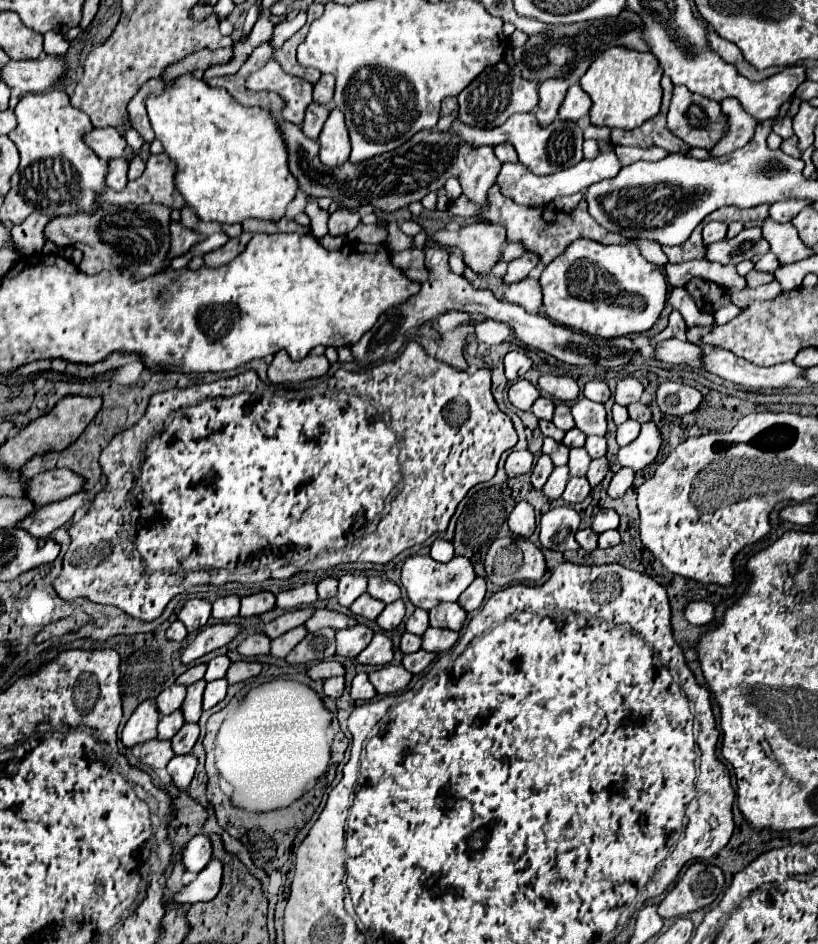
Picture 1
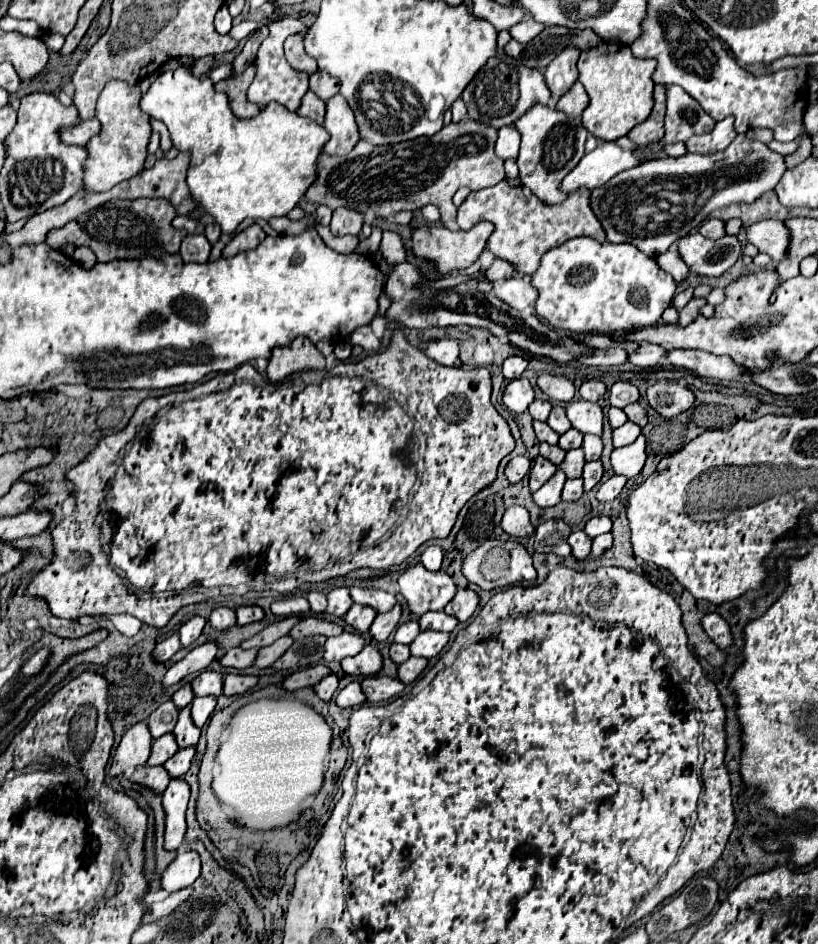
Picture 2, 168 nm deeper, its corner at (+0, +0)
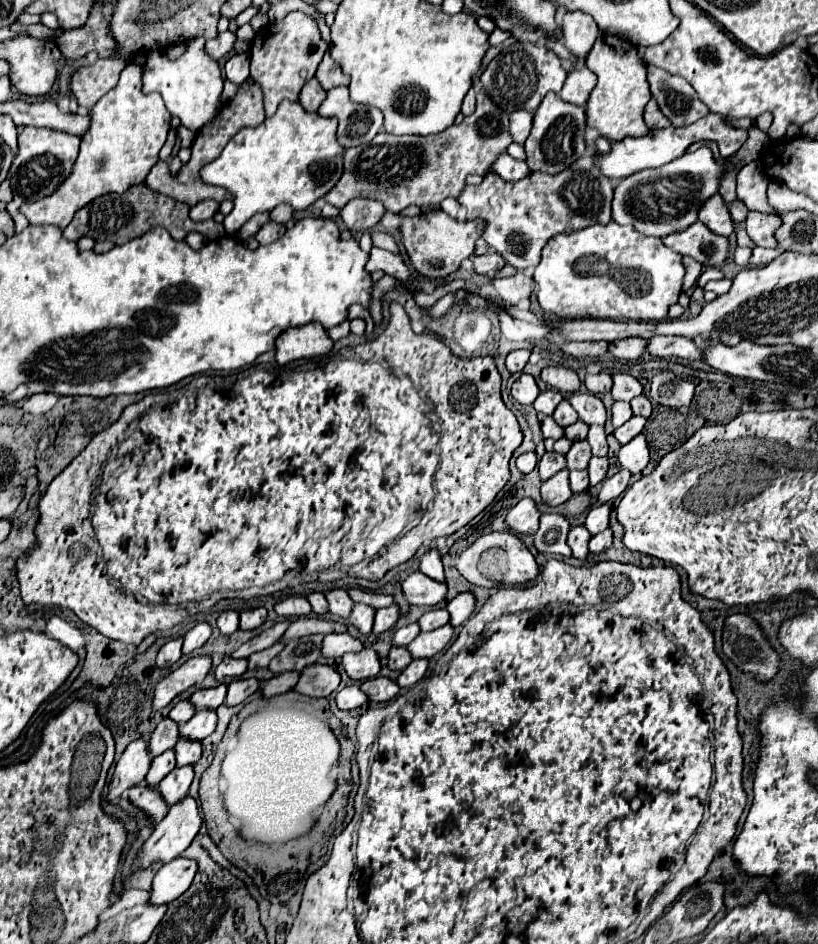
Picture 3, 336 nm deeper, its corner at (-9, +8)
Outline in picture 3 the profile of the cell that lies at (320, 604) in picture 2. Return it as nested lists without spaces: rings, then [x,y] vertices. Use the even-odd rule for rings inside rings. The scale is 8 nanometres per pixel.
[[[322,592],[310,594],[310,596],[308,596],[308,602],[310,602],[314,614],[326,614],[326,612],[328,612],[328,604],[326,604],[326,598],[324,598]]]

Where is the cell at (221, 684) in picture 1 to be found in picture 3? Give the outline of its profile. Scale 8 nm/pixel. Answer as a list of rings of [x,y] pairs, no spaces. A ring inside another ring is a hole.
[[[196,712],[196,716],[178,728],[180,738],[202,742],[216,728],[216,712]]]

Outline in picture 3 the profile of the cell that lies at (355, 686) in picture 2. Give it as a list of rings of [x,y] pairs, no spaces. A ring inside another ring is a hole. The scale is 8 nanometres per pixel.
[[[352,684],[352,686],[348,686],[336,694],[336,706],[340,710],[354,710],[366,702],[368,702],[366,694],[358,688],[358,684]]]

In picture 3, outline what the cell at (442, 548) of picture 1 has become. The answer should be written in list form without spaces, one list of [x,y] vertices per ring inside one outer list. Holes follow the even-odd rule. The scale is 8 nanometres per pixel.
[[[430,550],[424,554],[422,564],[420,564],[420,572],[436,582],[444,582],[444,570],[442,570],[442,558],[438,554],[438,550]]]

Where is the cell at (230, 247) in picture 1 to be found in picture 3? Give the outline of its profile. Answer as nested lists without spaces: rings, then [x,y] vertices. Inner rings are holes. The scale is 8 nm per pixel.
[[[268,220],[268,222],[260,228],[260,232],[256,234],[256,240],[258,240],[260,244],[272,244],[272,242],[276,242],[284,232],[286,232],[286,228],[284,228],[282,224],[276,226],[276,222]]]

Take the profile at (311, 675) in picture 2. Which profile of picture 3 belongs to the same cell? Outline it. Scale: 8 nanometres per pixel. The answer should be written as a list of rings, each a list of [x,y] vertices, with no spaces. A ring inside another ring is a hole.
[[[288,672],[288,674],[278,674],[266,682],[260,684],[260,692],[264,698],[276,696],[276,694],[284,694],[288,690],[294,688],[294,684],[298,682],[298,672]]]

